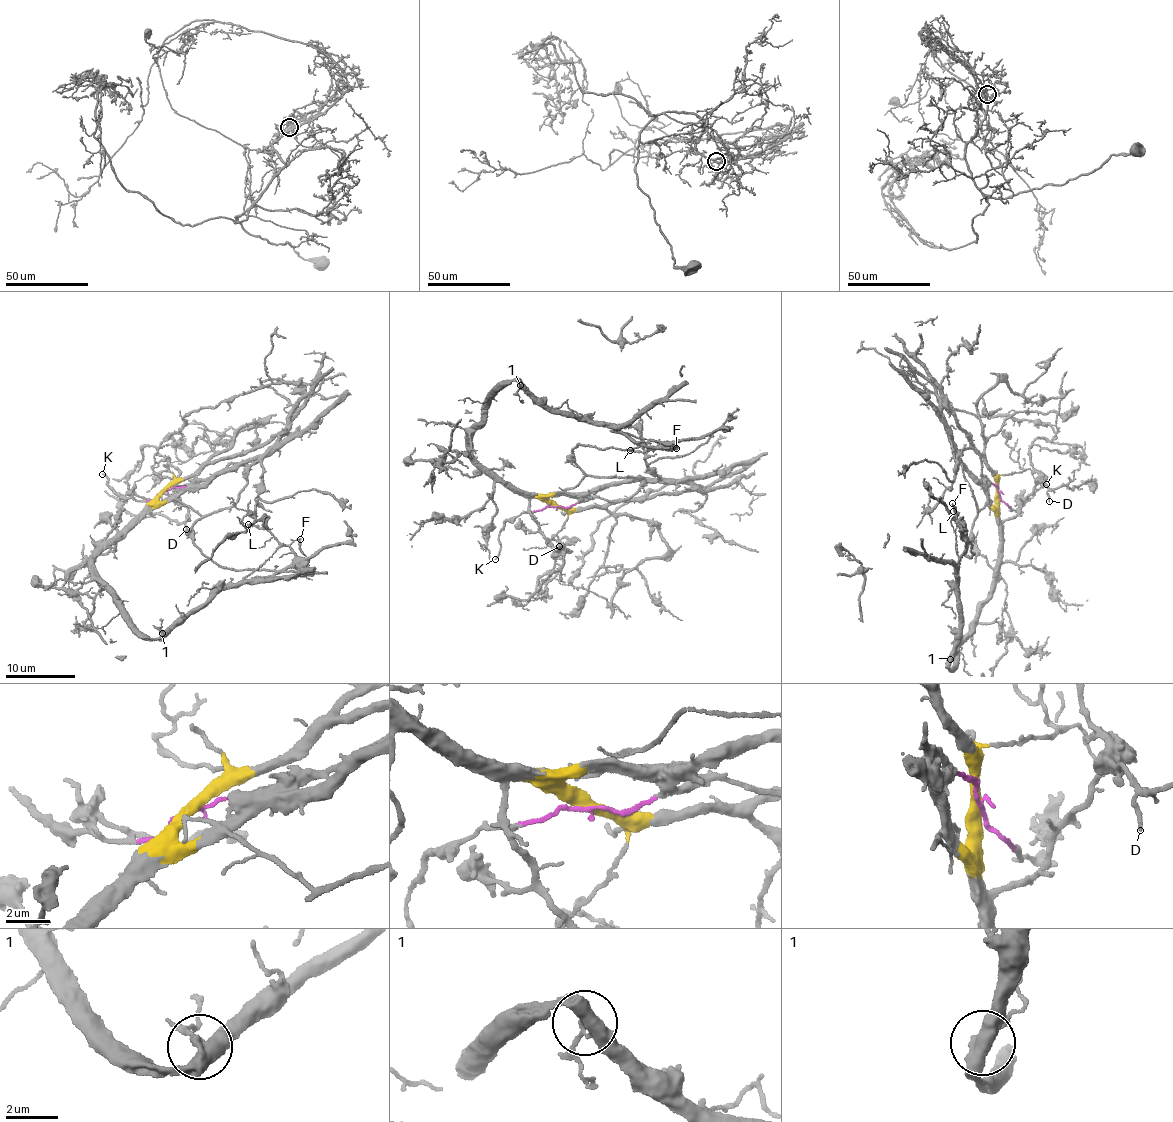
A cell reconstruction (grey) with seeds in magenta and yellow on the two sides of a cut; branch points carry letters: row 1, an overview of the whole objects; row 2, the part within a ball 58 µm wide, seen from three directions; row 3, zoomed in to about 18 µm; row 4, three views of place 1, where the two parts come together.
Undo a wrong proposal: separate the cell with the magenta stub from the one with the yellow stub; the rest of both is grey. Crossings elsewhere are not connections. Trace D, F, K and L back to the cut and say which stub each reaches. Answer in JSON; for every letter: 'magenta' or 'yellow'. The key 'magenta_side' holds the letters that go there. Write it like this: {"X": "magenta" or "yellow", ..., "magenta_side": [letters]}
{"D": "yellow", "F": "yellow", "K": "magenta", "L": "yellow", "magenta_side": ["K"]}

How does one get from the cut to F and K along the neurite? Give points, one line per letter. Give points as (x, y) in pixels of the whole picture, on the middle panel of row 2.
F: (554, 505), (503, 482), (473, 455), (469, 436), (486, 397), (510, 382), (553, 409), (676, 447)
K: (554, 507), (512, 517), (502, 529), (500, 550), (495, 560)

